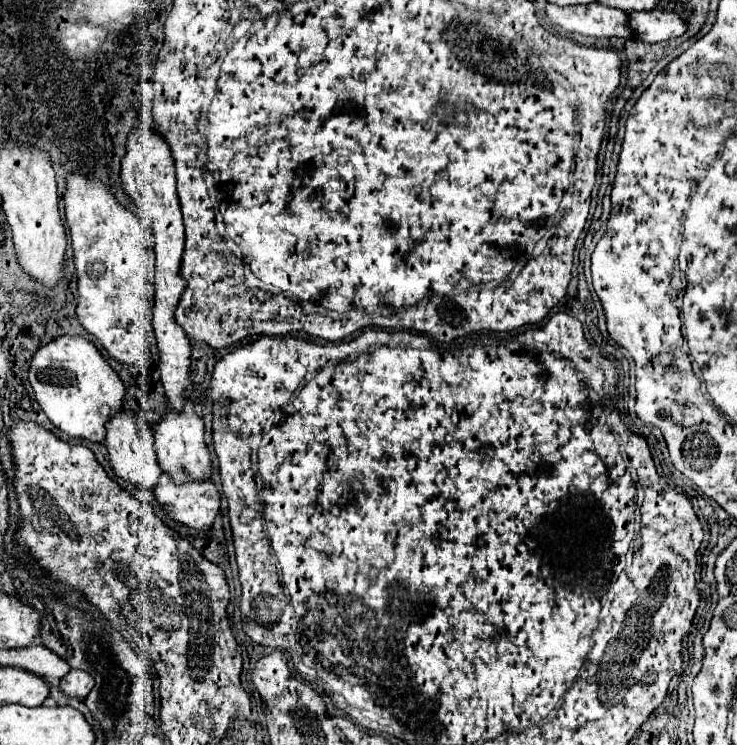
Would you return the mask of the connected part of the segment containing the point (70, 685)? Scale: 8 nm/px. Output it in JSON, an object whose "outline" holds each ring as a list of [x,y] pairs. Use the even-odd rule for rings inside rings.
{"outline":[[[71,669],[63,679],[61,679],[61,691],[69,697],[79,697],[85,699],[87,693],[93,689],[95,681],[89,673],[79,671],[79,669]]]}

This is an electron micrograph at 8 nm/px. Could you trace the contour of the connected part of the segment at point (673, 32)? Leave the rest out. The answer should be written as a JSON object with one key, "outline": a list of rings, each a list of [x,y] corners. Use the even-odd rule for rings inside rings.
{"outline":[[[653,9],[645,13],[629,13],[629,21],[633,25],[635,37],[645,43],[667,41],[673,37],[681,37],[687,31],[687,21],[677,13],[669,13],[663,9]]]}

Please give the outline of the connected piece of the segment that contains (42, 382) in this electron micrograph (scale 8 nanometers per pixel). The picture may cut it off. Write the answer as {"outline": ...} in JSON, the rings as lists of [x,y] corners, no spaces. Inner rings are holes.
{"outline":[[[65,335],[37,349],[29,367],[29,381],[47,419],[73,439],[101,443],[105,439],[105,423],[123,407],[125,387],[121,379],[97,347],[83,337]]]}

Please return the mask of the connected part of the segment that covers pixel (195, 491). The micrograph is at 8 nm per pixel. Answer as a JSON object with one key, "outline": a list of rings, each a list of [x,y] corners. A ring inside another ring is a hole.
{"outline":[[[161,473],[161,485],[157,485],[155,499],[167,519],[173,519],[195,531],[195,535],[209,539],[215,515],[219,513],[219,493],[211,481],[201,485],[193,485],[191,481],[189,485],[173,485],[173,481]]]}

